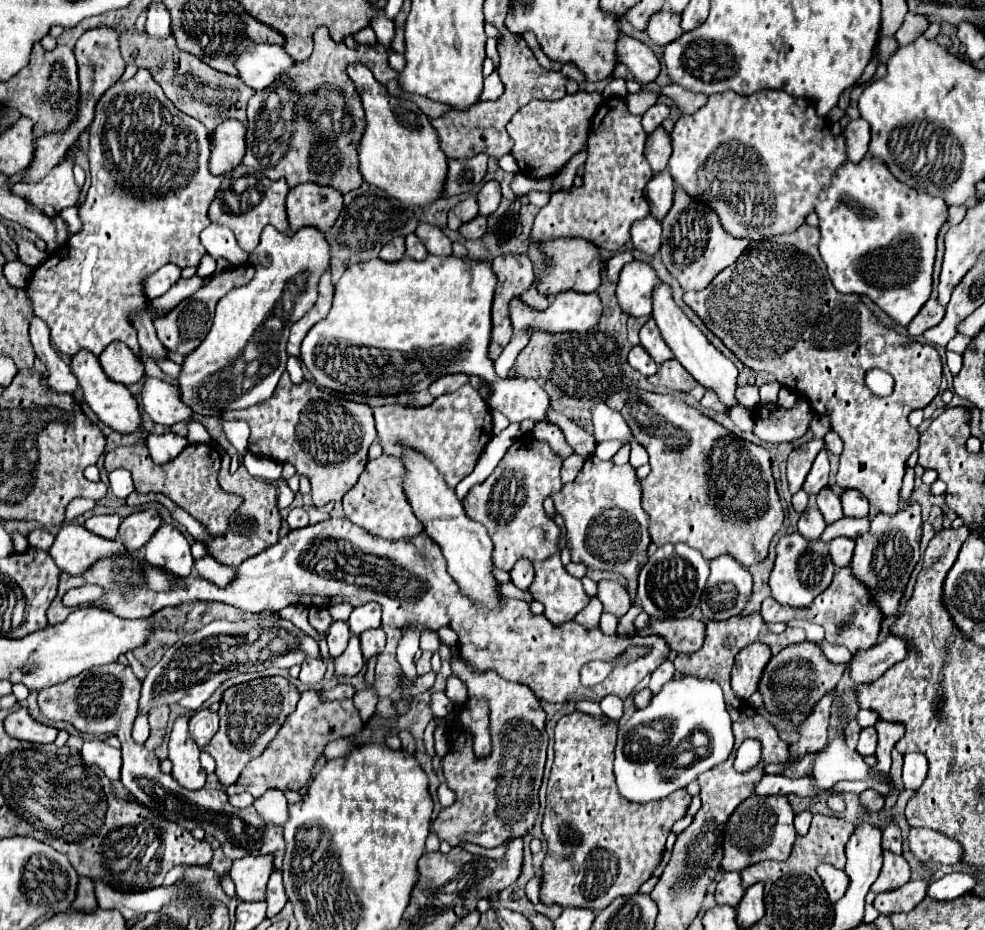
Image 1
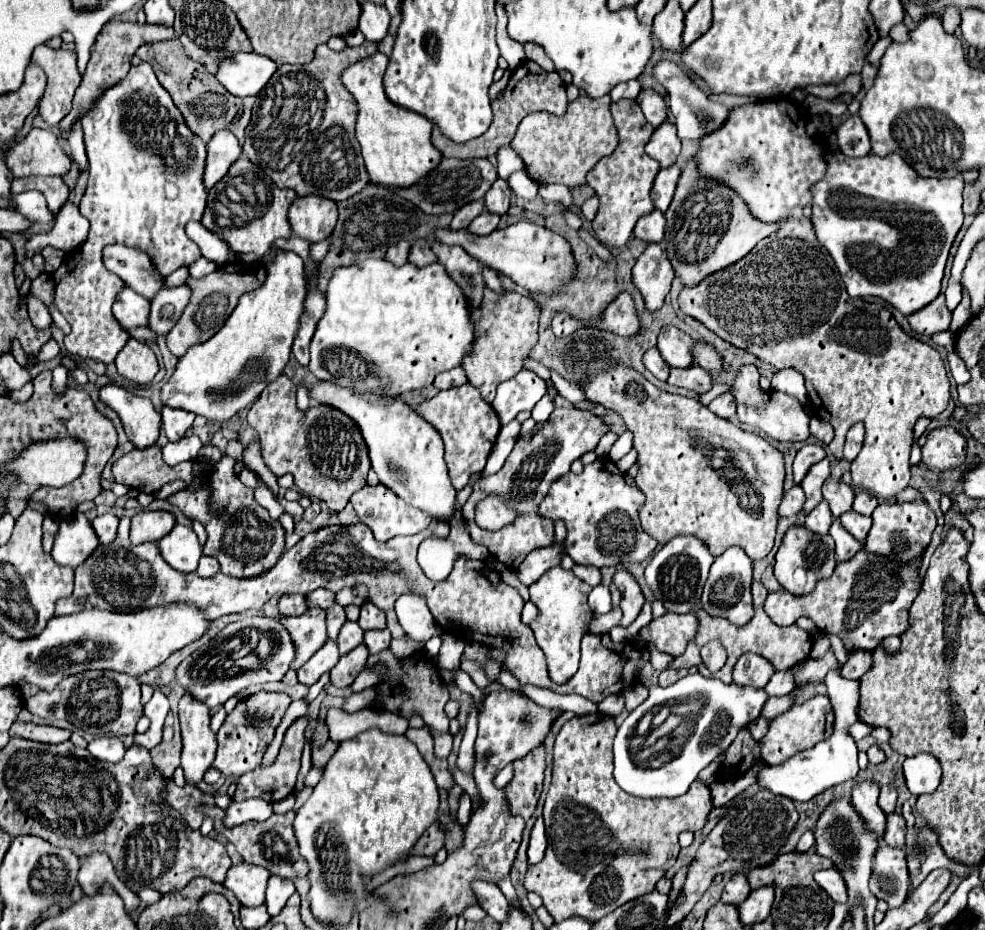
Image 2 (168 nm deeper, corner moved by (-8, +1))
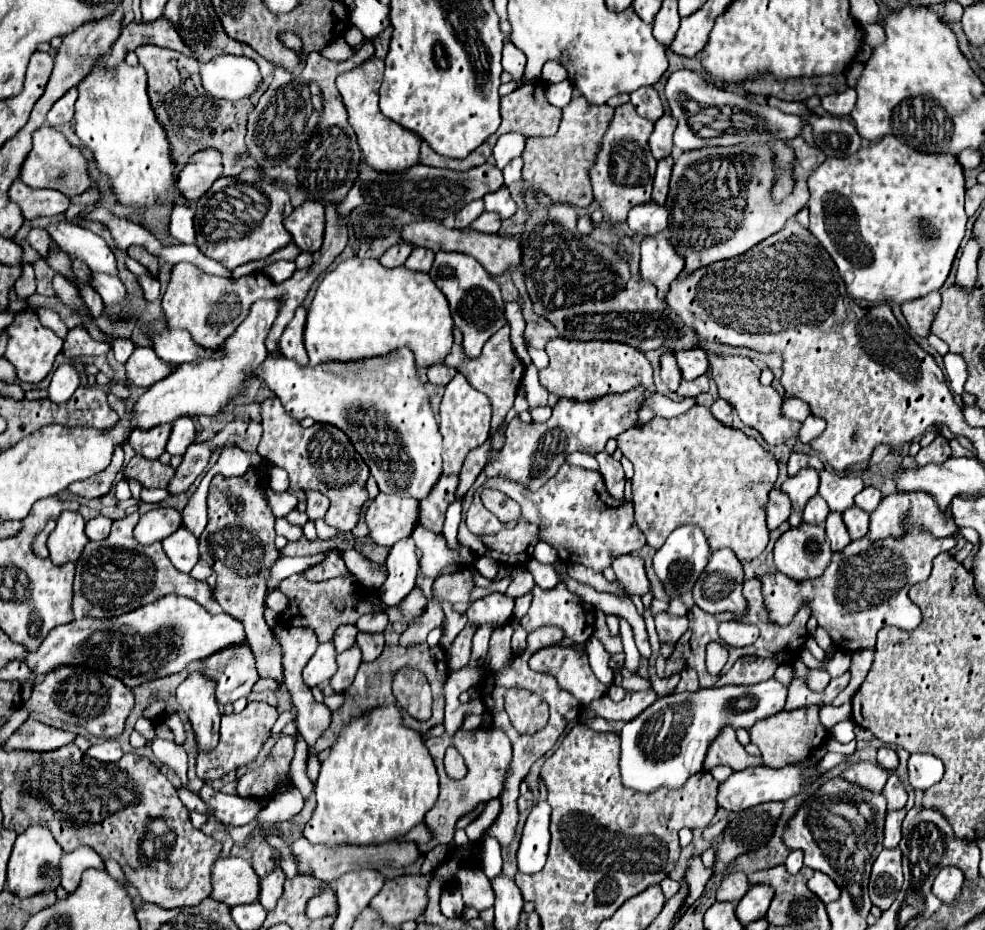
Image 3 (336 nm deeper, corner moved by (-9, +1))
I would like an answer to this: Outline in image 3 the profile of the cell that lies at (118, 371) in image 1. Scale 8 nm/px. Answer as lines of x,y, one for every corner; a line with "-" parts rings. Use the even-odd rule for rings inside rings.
136,347
124,367
128,381
138,387
150,387
172,371
160,357
156,357
152,347

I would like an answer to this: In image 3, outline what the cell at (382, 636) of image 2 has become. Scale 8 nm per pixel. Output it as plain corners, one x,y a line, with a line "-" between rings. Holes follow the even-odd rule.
358,633
356,637
358,647
362,649
362,659
364,661
374,661
380,657
384,649
384,635
370,635
370,633

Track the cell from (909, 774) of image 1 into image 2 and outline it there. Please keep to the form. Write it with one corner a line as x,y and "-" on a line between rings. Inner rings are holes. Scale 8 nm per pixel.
921,753
921,755
905,759
903,775
905,775
907,789
913,795
933,793
941,781
941,765
939,765
937,757

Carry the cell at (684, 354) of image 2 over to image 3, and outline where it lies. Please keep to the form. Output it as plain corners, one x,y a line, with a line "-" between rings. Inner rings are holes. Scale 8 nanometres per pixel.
700,347
684,349
680,353
674,353
674,357
676,357
676,363
686,381
692,381
692,379
704,375
708,369
708,357
704,355
704,351

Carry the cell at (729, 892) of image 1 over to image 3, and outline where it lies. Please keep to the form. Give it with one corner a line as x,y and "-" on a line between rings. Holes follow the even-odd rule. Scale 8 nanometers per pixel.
730,873
728,877
722,879
722,883
718,887
718,893
716,893
716,899
738,903
746,895
748,889
750,889
750,883
748,883
744,873

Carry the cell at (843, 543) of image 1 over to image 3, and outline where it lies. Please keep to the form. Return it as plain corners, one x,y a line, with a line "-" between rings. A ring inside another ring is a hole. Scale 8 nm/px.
830,513
824,527
826,527
826,537
830,541
832,551
840,551
840,549
844,549
844,545
848,545
852,541
840,513

